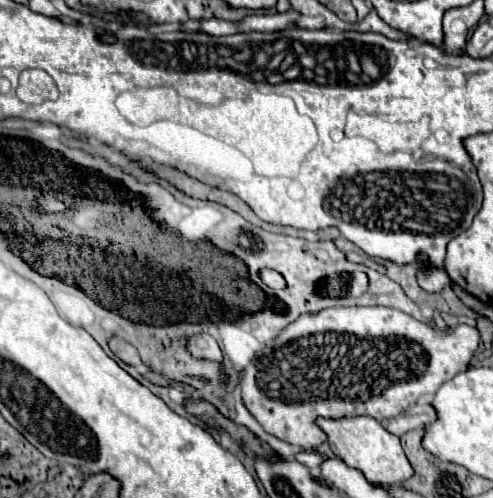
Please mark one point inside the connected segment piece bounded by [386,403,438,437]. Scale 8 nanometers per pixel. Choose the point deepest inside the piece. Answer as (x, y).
(420, 415)

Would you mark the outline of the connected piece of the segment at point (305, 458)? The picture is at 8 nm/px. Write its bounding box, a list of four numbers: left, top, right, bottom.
[296,452,323,475]

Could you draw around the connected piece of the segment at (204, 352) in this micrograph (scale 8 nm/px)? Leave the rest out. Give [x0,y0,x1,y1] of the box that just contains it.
[188,333,222,361]

